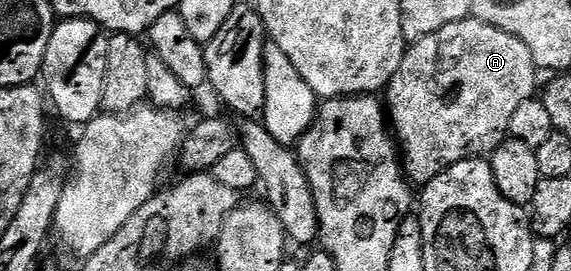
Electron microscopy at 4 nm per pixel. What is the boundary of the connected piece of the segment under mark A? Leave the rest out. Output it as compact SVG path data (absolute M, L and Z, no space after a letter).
M467 19L448 23L448 27L440 27L440 31L413 42L400 63L400 71L396 71L384 90L388 121L407 178L421 187L468 157L493 153L502 141L507 140L512 115L520 108L520 103L535 96L538 76L540 70L534 64L532 51L528 51L516 35L508 35L508 31L500 31L500 27L492 27L483 21Z

